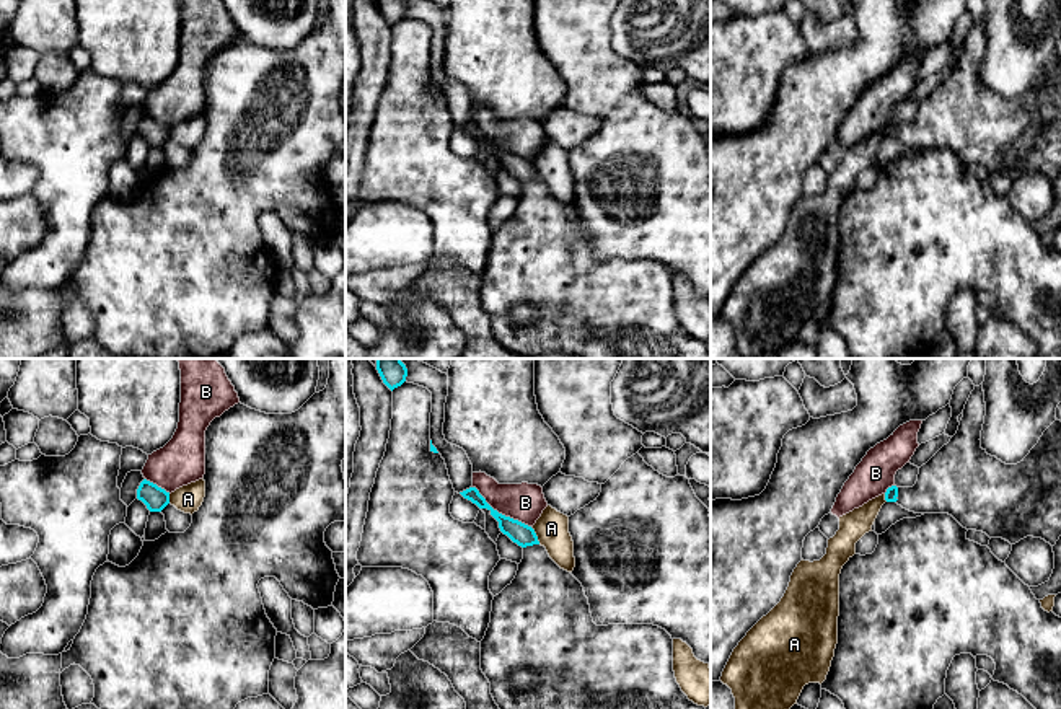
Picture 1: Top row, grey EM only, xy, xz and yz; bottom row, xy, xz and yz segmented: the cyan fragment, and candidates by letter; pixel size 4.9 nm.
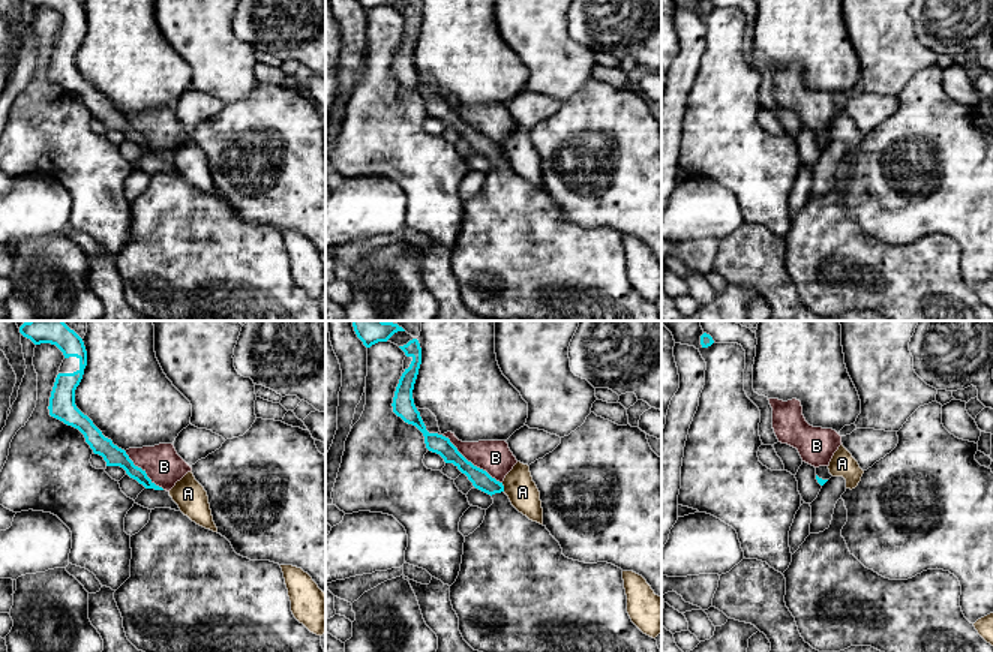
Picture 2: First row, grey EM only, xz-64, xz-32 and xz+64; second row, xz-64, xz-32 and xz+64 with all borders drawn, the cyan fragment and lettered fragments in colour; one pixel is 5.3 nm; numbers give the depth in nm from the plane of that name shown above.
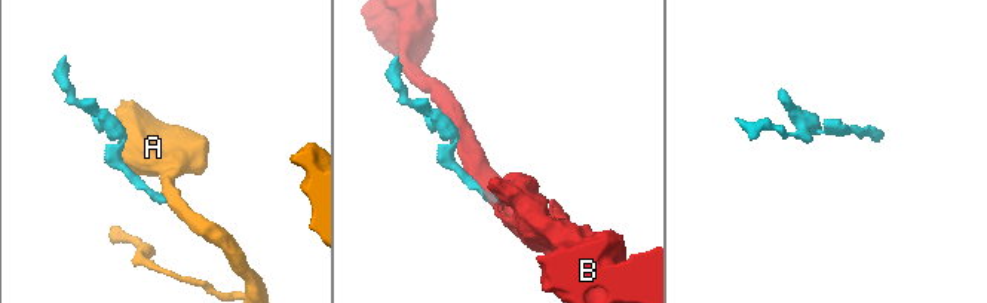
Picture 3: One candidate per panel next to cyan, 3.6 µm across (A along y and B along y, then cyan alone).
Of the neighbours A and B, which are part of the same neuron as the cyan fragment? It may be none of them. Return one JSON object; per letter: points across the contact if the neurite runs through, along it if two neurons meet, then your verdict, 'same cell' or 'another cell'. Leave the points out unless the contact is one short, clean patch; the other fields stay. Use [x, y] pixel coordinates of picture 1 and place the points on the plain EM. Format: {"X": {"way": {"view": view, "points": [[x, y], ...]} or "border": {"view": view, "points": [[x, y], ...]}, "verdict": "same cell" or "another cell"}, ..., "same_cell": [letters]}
{"A": {"border": {"view": "xz", "points": [[532, 163], [540, 178]]}, "verdict": "another cell"}, "B": {"border": {"view": "xz", "points": [[473, 121], [494, 144], [532, 163]]}, "verdict": "another cell"}, "same_cell": []}

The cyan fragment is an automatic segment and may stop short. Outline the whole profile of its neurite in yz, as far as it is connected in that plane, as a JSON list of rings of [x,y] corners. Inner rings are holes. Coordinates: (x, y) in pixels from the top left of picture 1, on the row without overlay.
[[[980,20],[965,39],[957,68],[919,103],[916,119],[888,122],[885,135],[914,148],[949,148],[963,163],[1002,173],[1010,179],[1033,171],[1054,181],[1061,171],[1061,55],[1056,54],[1043,67],[1020,98],[1006,99],[981,83],[984,51],[984,26]]]

